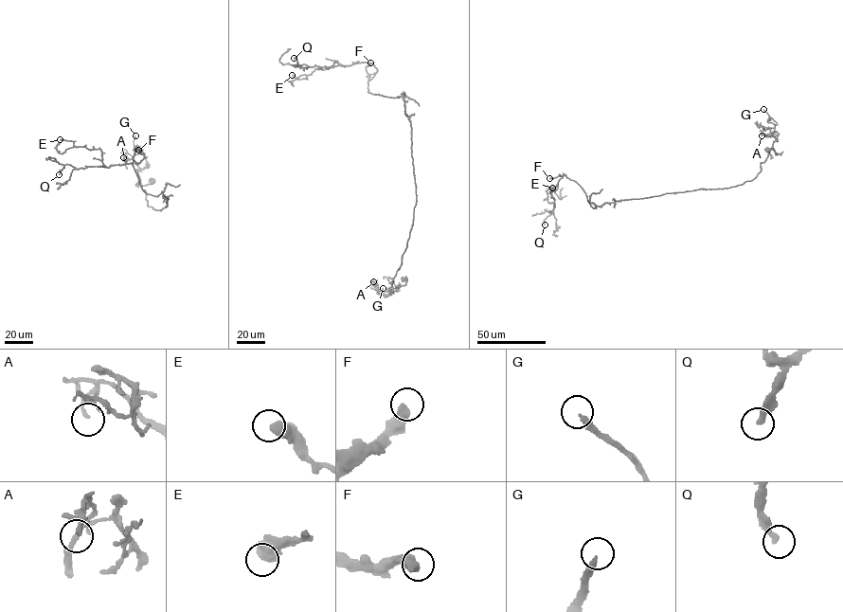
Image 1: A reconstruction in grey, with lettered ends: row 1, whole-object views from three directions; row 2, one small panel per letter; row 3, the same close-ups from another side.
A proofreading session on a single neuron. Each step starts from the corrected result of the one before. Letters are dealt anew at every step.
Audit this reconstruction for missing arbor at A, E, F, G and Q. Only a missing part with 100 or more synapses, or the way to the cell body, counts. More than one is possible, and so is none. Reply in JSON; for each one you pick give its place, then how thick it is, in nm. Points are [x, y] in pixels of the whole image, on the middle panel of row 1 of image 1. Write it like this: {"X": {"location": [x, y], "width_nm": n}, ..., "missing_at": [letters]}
{"G": {"location": [383, 288], "width_nm": 240}, "missing_at": ["G"]}

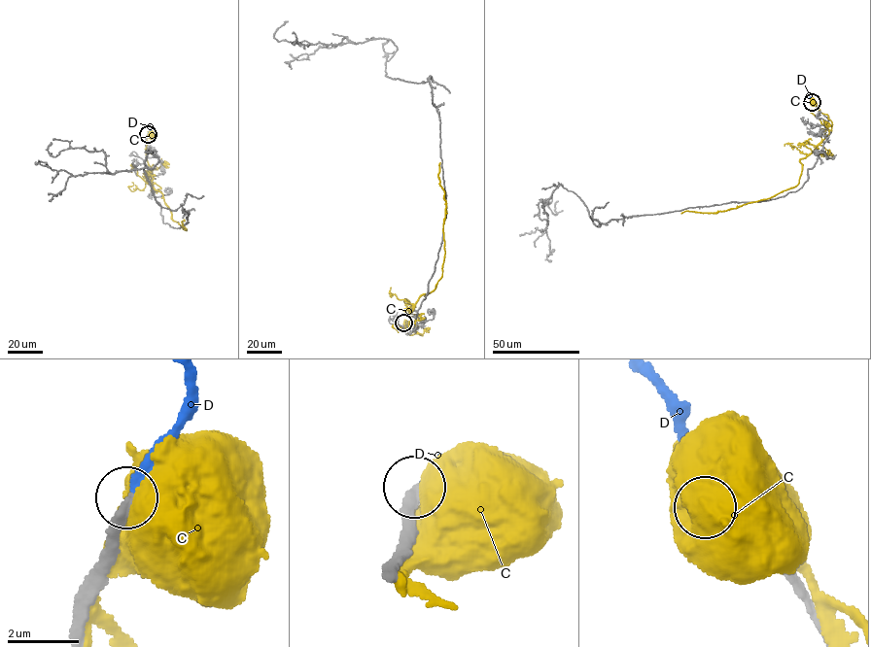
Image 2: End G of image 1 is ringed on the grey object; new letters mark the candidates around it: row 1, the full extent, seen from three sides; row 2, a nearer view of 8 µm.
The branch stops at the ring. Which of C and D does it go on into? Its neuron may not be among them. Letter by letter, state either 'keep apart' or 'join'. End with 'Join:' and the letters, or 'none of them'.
C: keep apart
D: keep apart
Join: none of them

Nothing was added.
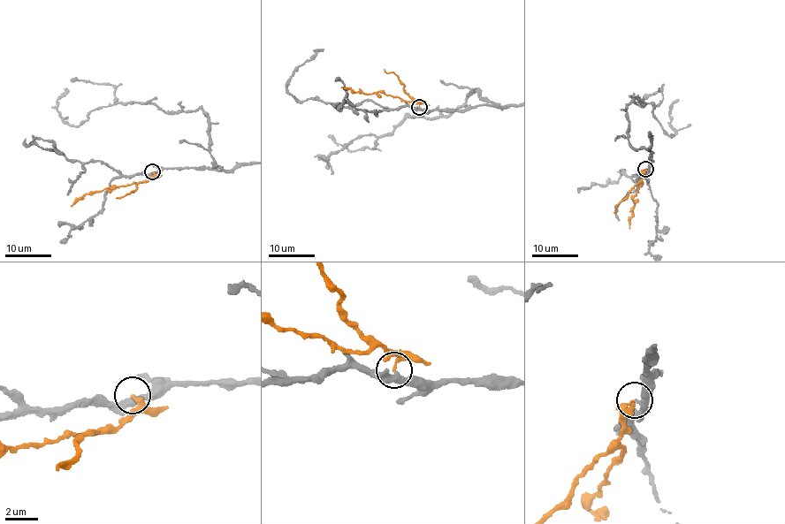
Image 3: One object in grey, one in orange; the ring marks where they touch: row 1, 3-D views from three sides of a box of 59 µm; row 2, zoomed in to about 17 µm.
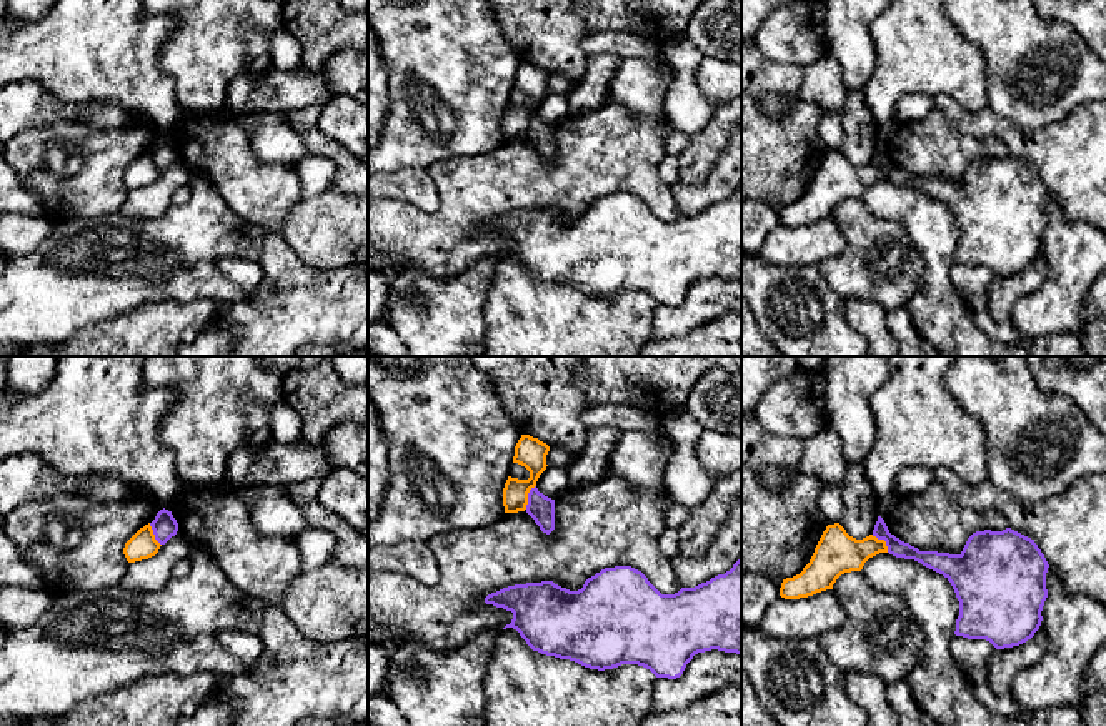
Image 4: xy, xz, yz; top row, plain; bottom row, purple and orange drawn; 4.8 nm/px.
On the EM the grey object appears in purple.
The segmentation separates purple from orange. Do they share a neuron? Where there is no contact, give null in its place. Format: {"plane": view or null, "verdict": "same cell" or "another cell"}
{"plane": "xz", "verdict": "another cell"}

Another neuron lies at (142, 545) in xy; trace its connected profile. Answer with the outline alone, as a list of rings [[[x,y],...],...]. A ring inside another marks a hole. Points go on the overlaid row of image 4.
[[[148,523],[125,543],[123,554],[128,563],[135,563],[155,556],[160,546]]]

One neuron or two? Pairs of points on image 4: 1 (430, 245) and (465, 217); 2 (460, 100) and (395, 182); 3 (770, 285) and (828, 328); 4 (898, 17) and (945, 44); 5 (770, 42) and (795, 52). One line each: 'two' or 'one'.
1: one
2: two
3: one
4: one
5: one

